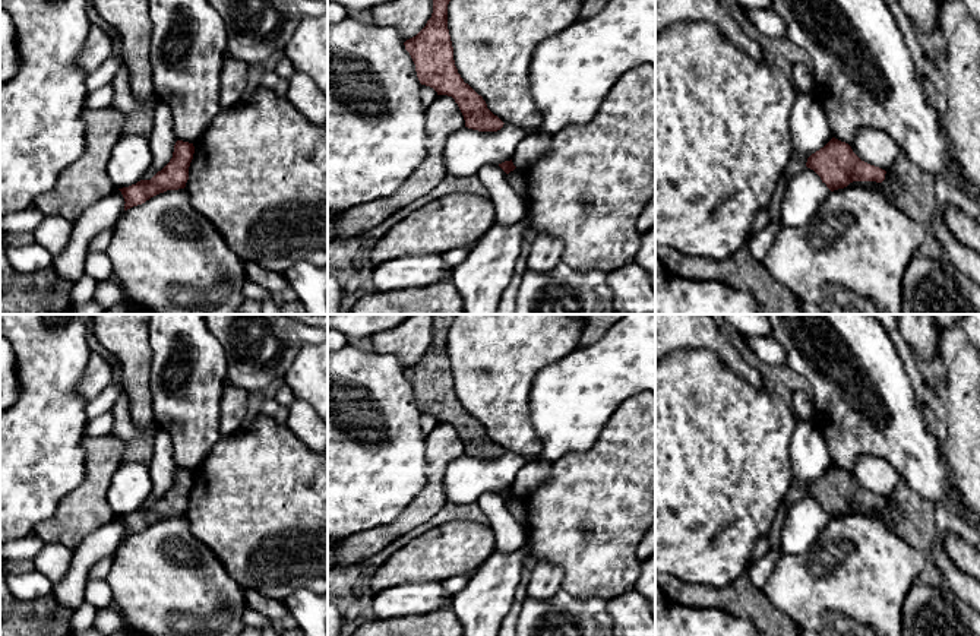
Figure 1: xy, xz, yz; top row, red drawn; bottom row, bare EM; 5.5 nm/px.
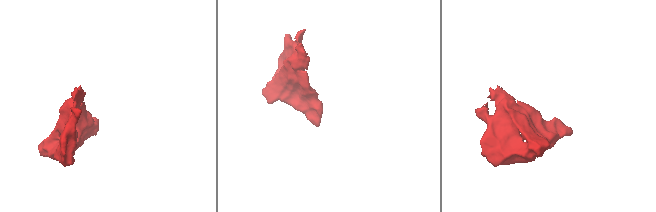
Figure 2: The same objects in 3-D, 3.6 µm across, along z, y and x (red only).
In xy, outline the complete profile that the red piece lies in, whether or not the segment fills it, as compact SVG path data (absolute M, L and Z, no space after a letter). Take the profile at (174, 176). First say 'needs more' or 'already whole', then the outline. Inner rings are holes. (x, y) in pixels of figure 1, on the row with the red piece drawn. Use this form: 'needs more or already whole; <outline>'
already whole; M177 140L173 158L151 180L140 180L129 187L118 189L124 197L124 211L142 205L167 190L184 189L189 180L189 167L193 159L193 143Z

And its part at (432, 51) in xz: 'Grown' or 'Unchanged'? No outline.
Unchanged

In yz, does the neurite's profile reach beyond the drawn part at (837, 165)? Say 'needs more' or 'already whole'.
already whole

